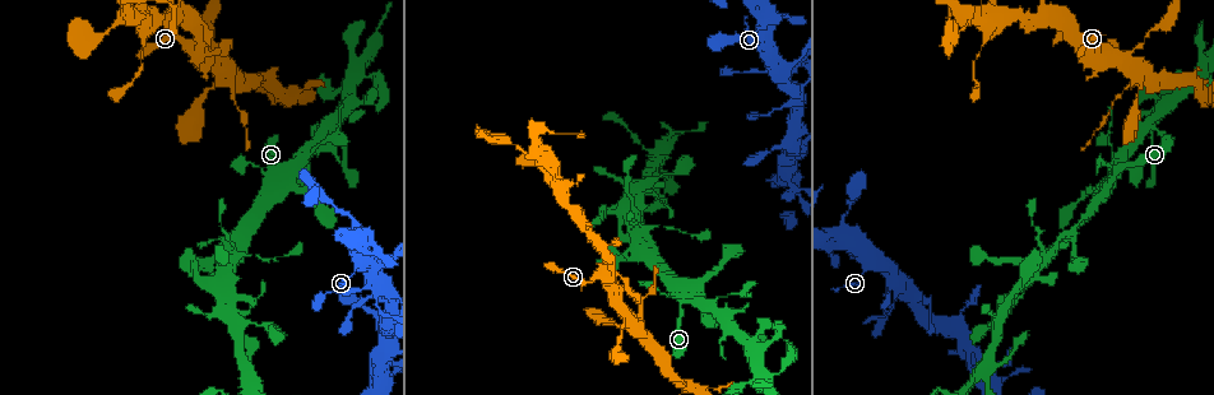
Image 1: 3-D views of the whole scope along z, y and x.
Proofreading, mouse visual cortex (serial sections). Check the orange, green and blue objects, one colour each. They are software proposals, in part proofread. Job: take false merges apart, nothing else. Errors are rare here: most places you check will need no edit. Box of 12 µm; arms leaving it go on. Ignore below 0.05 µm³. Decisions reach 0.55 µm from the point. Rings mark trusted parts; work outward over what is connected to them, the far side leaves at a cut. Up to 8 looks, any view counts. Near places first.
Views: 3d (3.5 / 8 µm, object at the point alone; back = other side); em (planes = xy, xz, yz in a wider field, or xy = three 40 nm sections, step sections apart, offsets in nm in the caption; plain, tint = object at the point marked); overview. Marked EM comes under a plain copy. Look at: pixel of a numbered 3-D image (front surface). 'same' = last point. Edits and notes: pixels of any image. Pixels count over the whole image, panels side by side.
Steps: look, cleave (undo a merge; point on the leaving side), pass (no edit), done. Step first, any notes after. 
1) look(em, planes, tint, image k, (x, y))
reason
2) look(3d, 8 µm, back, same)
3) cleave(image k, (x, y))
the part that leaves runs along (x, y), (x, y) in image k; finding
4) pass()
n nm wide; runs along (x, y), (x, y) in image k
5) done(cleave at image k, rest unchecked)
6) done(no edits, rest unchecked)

look(3d, 3.5 µm, image 1, (1111, 59))
three-way junction

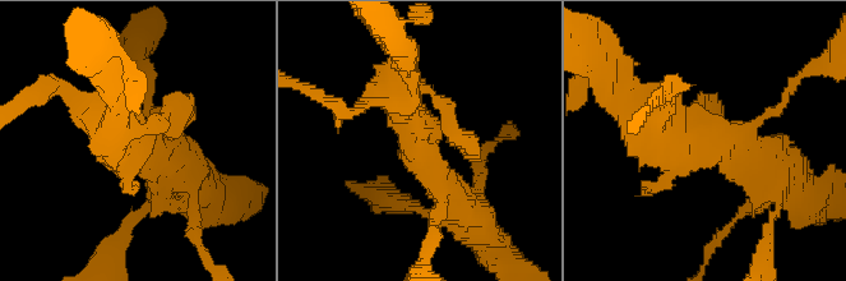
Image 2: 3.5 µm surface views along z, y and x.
look(em, xy, step 3, tint, image 2, (417, 140))
now the EM

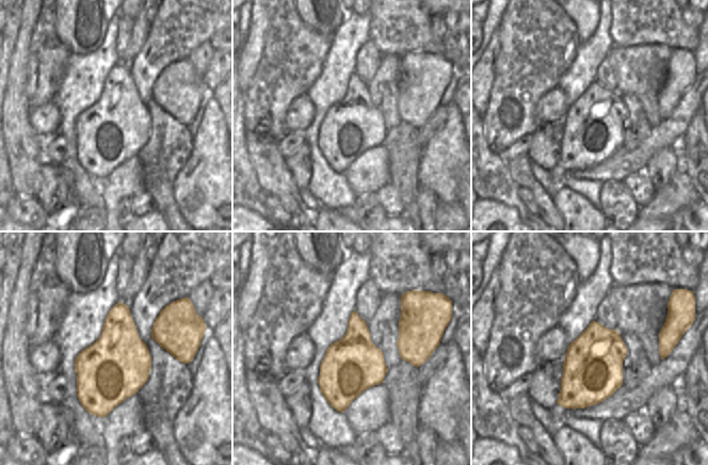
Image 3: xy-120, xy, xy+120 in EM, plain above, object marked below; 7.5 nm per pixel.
pass()
runs along (371, 98), (392, 92), (458, 207) in image 2; one cell here

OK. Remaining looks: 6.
look(3d, 3.5 µm, image 1, (683, 299))
four arms meet

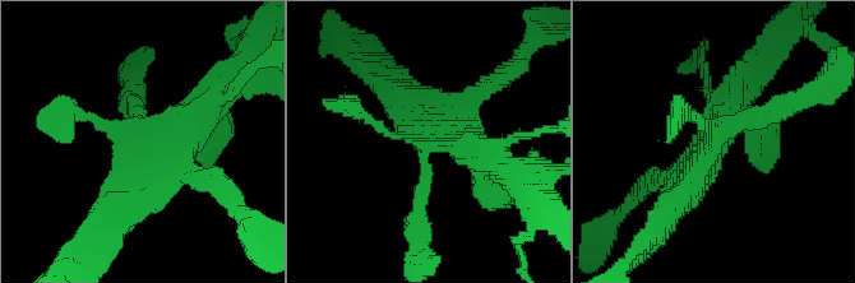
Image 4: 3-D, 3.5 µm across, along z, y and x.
pass()
continuous, no second cell

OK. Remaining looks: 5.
look(3d, 8 µm, image 1, (229, 267))
two arms at a narrow angle

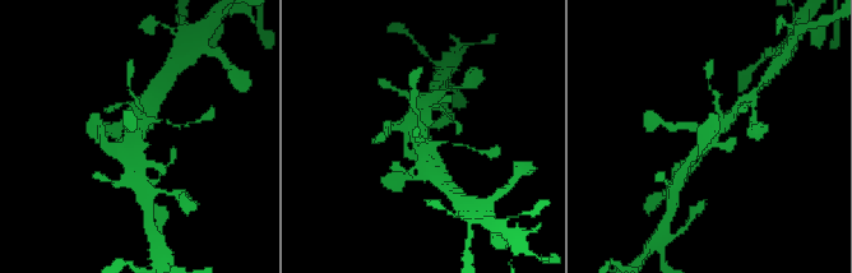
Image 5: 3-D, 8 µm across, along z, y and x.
look(em, xy, step 2, tint, image 5, (715, 136))
now the EM

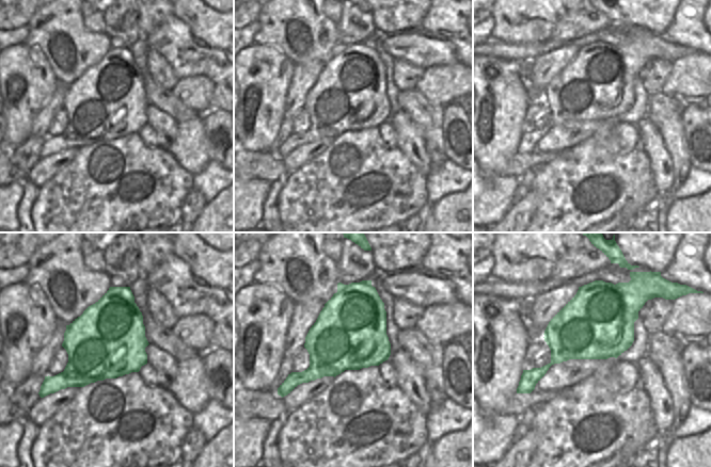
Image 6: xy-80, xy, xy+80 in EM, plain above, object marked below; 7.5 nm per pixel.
pass()
runs along (737, 109), (705, 139), (688, 165) in image 5; all the same cell

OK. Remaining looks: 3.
look(3d, 3.5 µm, back, image 1, (650, 171))
four-way junction

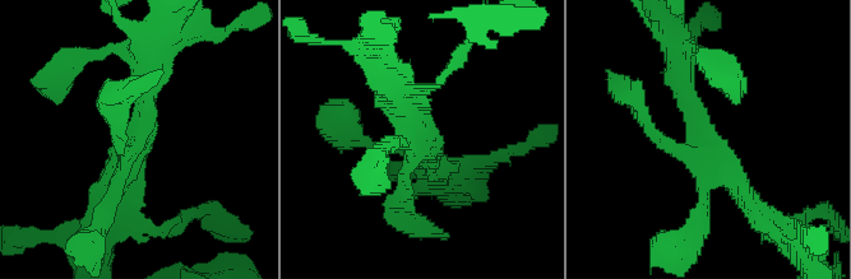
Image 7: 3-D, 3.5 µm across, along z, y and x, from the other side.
look(em, xy, step 5, tint, image 7, (140, 140))
4 arms; arms of 150, 200, 300, 350 nm; shape alone is not enough

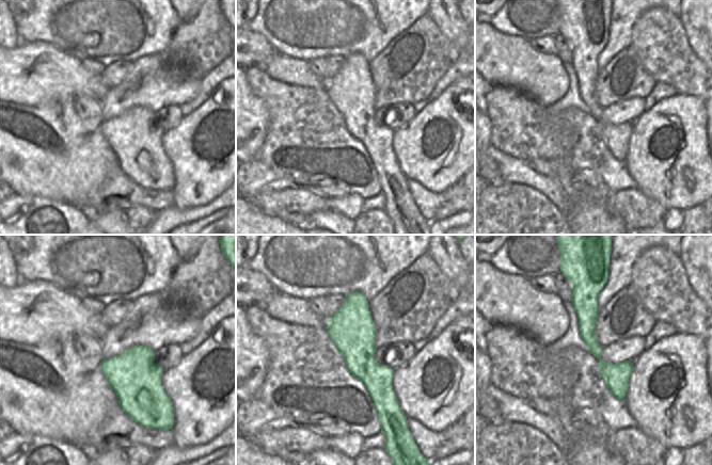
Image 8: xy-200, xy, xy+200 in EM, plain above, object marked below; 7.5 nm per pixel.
pass()
runs along (676, 61), (703, 135), (752, 201) in image 7; continuous, no second cell

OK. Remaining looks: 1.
done(no edits, rest unchecked)

